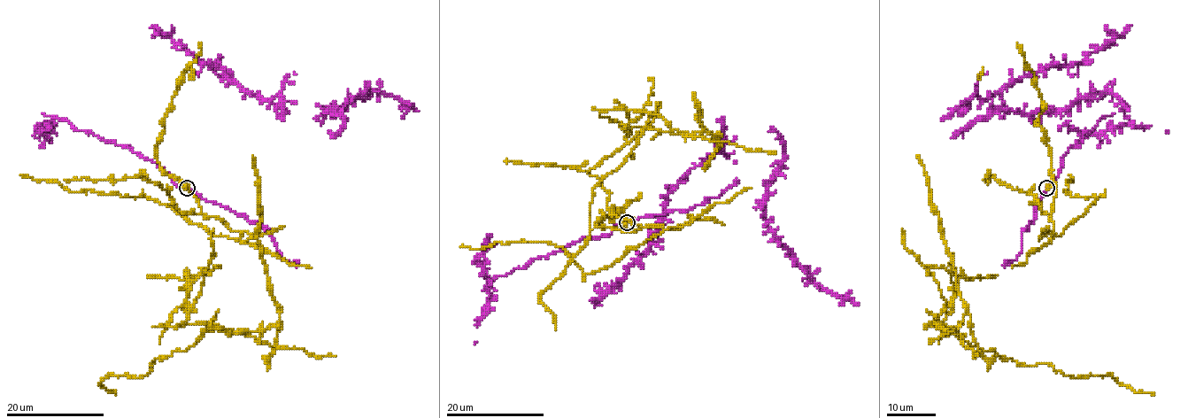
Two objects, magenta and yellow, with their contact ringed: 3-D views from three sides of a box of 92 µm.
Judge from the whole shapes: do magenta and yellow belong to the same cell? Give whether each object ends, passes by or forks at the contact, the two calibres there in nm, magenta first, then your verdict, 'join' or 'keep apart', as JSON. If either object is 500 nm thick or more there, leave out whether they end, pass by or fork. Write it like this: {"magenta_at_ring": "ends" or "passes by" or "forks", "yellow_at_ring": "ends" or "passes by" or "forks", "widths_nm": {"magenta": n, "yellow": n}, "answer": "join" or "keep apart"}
{"widths_nm": {"magenta": 180, "yellow": 500}, "answer": "keep apart"}

